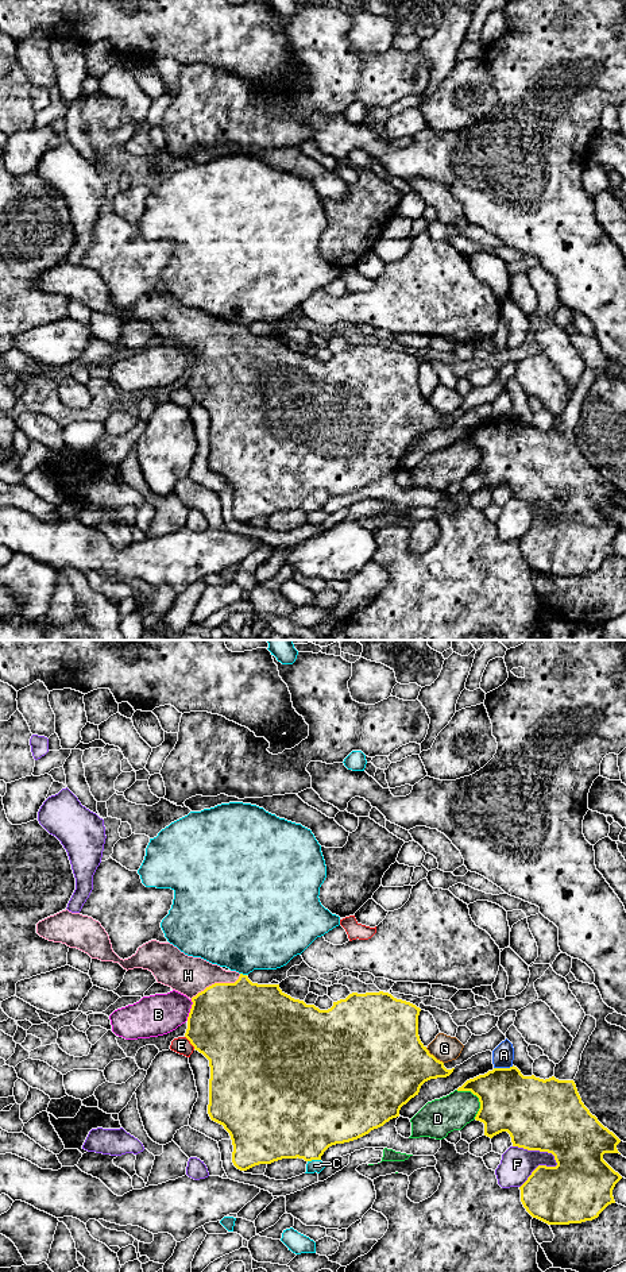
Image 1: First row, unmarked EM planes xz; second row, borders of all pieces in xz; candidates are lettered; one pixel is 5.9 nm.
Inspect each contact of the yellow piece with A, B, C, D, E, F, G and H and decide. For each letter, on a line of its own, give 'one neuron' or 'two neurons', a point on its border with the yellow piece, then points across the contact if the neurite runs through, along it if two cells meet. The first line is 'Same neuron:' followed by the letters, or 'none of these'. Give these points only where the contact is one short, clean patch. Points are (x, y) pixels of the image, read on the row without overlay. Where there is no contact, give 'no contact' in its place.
Same neuron: H
A: two neurons | xz (503, 420) | along xz (513, 417), (494, 420)
B: two neurons | xz (190, 362) | along xz (192, 351), (192, 359), (186, 372)
C: two neurons | xz (313, 511)
D: two neurons | xz (478, 448)
E: two neurons | xz (190, 394)
F: two neurons | xz (543, 517)
G: two neurons | xz (433, 408)
H: one neuron | xz (216, 335) | across xz (228, 374), (216, 335), (204, 335), (188, 327)

